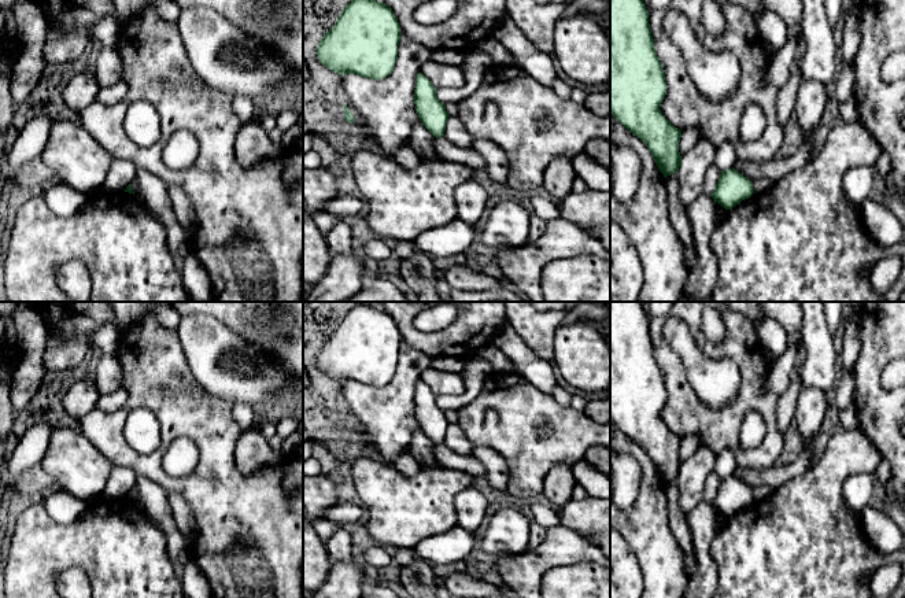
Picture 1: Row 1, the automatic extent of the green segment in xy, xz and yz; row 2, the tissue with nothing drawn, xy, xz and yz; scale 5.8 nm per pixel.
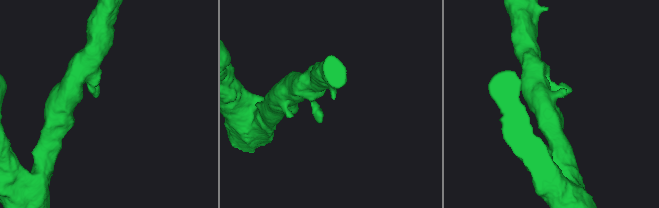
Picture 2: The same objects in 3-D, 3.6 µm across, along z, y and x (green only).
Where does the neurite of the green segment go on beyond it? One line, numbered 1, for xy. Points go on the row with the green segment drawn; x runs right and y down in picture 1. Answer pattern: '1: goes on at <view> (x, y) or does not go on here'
1: does not go on here

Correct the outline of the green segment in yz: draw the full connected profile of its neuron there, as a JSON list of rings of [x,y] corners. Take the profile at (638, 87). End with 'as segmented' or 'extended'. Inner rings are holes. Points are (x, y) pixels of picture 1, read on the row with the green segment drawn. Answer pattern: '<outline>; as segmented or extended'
[[[610,0],[610,112],[646,143],[665,178],[683,166],[679,152],[681,130],[665,119],[660,110],[666,89],[643,0]]]; as segmented

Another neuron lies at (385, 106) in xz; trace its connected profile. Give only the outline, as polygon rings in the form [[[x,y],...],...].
[[[400,36],[394,71],[383,80],[341,75],[343,103],[354,115],[351,125],[367,126],[387,158],[409,147],[413,125],[420,121],[414,104],[417,74],[432,51]]]

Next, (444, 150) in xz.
[[[444,136],[435,140],[435,148],[439,158],[465,165],[473,170],[484,169],[485,159],[473,148],[459,148],[450,143]]]

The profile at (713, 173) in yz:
[[[713,163],[706,169],[705,195],[712,195],[720,178],[721,170]]]

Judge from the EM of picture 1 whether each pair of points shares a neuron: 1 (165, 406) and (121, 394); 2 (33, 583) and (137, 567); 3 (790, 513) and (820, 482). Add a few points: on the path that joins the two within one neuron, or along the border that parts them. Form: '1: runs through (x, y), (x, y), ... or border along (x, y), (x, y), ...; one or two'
1: border along (122, 386), (126, 401), (114, 412), (100, 412); two
2: runs through (59, 557), (111, 557); one
3: runs through (798, 505), (813, 490); one

